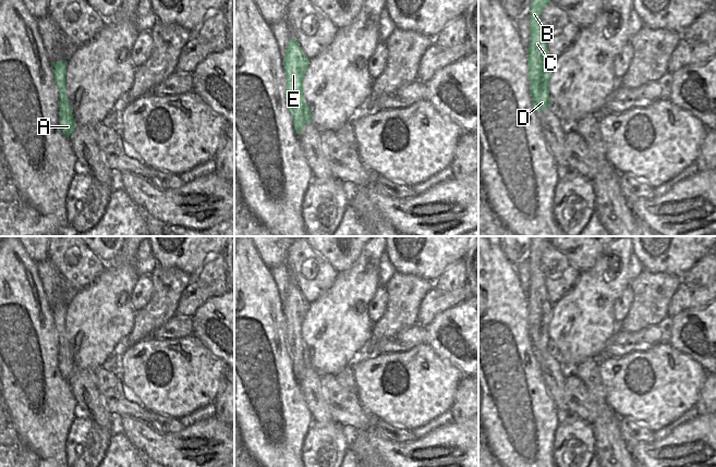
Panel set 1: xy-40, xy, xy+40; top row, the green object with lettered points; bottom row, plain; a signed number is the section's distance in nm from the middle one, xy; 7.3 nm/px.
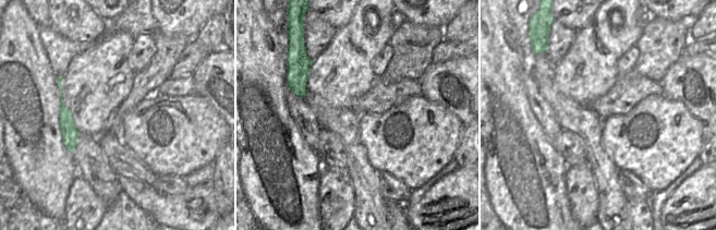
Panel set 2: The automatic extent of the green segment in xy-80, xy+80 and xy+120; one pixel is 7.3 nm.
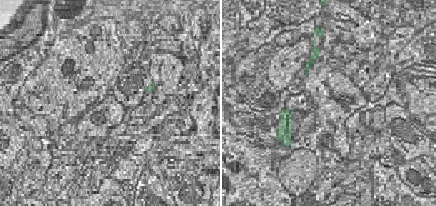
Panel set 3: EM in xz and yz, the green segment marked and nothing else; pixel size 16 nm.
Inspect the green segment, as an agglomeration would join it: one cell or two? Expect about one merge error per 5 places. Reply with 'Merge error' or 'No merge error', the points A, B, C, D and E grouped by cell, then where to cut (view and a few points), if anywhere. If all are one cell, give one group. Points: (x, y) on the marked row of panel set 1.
No merge error. Groups: A B C D E. No split.

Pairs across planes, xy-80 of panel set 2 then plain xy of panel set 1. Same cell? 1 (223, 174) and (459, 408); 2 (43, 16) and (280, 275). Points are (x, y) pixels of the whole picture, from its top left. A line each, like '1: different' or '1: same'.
1: same
2: different

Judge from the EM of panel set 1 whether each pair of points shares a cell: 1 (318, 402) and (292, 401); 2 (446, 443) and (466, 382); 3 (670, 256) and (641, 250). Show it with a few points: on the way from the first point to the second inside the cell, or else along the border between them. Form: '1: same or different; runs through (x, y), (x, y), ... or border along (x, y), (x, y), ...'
1: different; border along (298, 379), (306, 407), (314, 421)
2: different; border along (453, 419), (466, 420)
3: same; runs through (664, 262), (658, 258), (651, 258), (648, 256)

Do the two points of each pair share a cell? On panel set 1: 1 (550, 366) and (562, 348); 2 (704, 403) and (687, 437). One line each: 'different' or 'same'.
1: different
2: different

